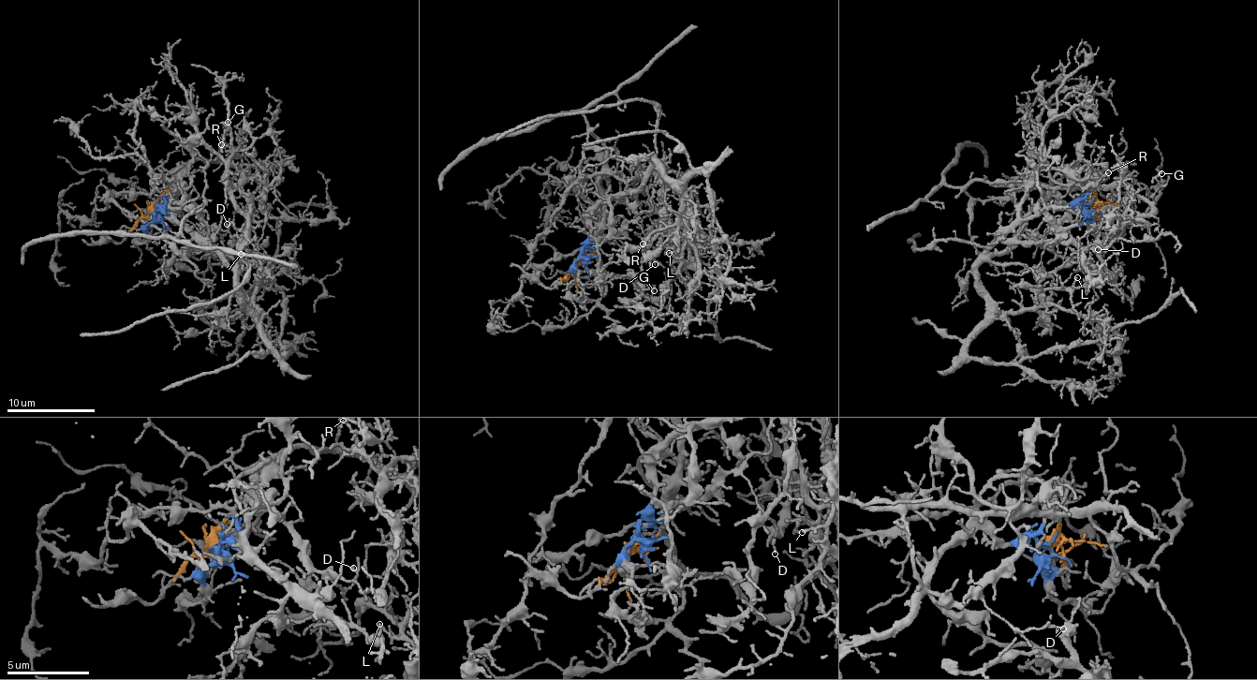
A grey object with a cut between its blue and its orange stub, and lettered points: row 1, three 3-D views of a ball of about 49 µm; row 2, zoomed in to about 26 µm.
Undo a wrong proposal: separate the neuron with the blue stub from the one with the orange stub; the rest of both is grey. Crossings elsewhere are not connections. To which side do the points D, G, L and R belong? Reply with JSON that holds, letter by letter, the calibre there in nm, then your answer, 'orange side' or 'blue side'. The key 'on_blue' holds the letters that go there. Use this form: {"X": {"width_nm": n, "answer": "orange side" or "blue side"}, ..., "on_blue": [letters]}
{"D": {"width_nm": 120, "answer": "orange side"}, "G": {"width_nm": 100, "answer": "orange side"}, "L": {"width_nm": 130, "answer": "blue side"}, "R": {"width_nm": 130, "answer": "blue side"}, "on_blue": ["L", "R"]}

